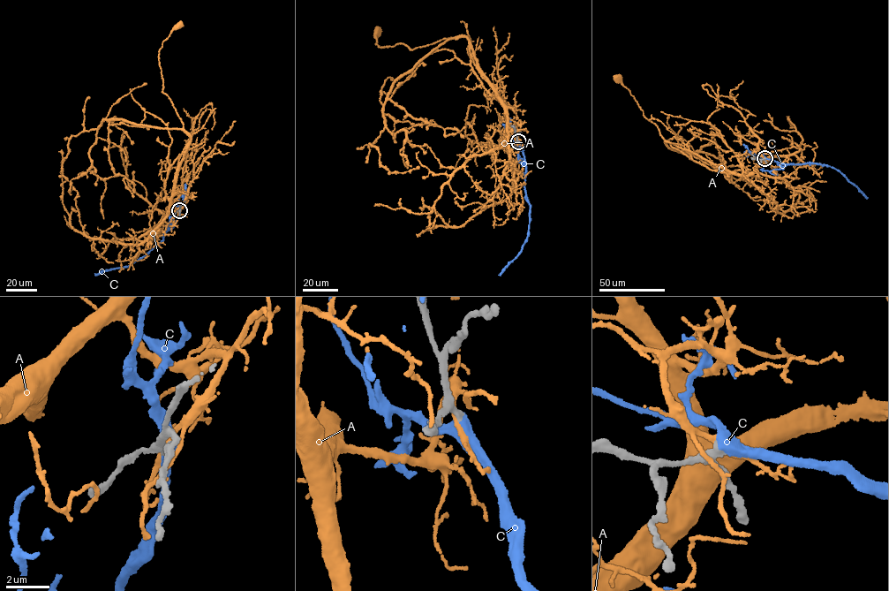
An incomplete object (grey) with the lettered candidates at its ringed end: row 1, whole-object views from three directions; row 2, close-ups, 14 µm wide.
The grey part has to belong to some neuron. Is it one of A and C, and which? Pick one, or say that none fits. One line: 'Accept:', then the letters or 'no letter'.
Accept: C

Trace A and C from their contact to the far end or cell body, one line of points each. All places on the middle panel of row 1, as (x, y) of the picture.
A: (517, 141), (505, 141), (504, 104), (469, 39), (381, 47), (375, 43), (377, 32)
C: (518, 141), (524, 161), (526, 198), (529, 205), (528, 234), (518, 254), (500, 275)

